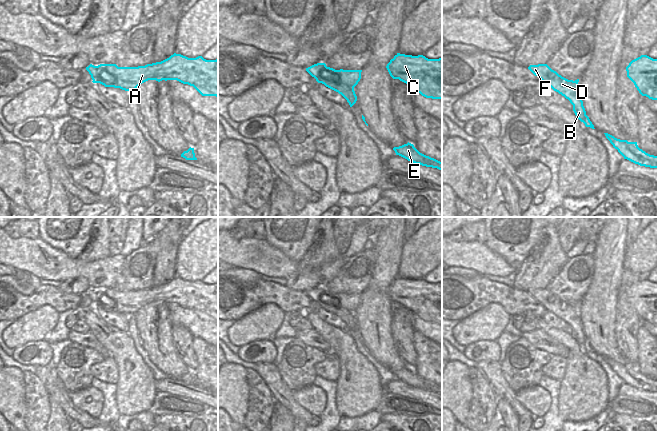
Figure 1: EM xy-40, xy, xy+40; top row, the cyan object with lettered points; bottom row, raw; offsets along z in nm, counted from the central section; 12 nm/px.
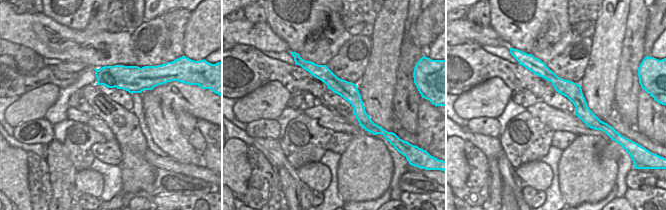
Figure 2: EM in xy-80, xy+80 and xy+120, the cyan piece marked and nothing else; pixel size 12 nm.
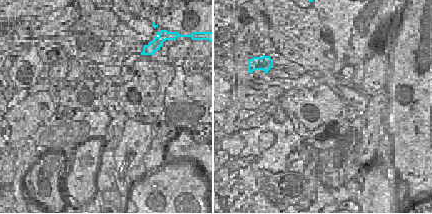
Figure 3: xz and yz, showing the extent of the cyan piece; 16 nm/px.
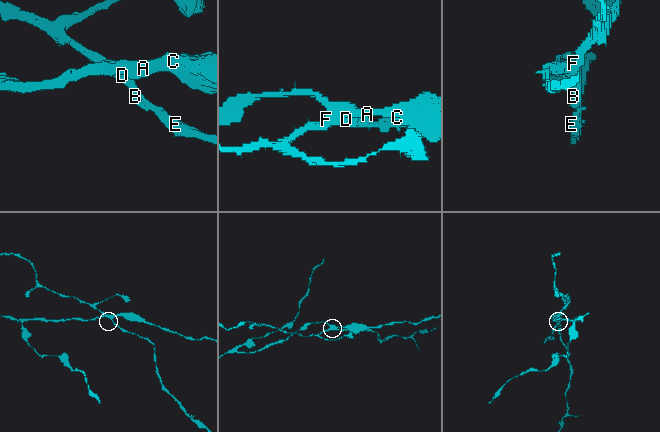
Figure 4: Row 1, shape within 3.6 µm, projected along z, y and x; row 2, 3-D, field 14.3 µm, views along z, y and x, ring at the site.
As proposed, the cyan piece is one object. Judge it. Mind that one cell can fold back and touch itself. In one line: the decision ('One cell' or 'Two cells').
Two cells.

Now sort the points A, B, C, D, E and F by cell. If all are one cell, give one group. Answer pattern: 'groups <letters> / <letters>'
groups A C / B D E F

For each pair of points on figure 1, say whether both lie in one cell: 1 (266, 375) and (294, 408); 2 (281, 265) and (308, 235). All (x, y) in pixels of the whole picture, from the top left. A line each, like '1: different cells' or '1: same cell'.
1: same cell
2: different cells

